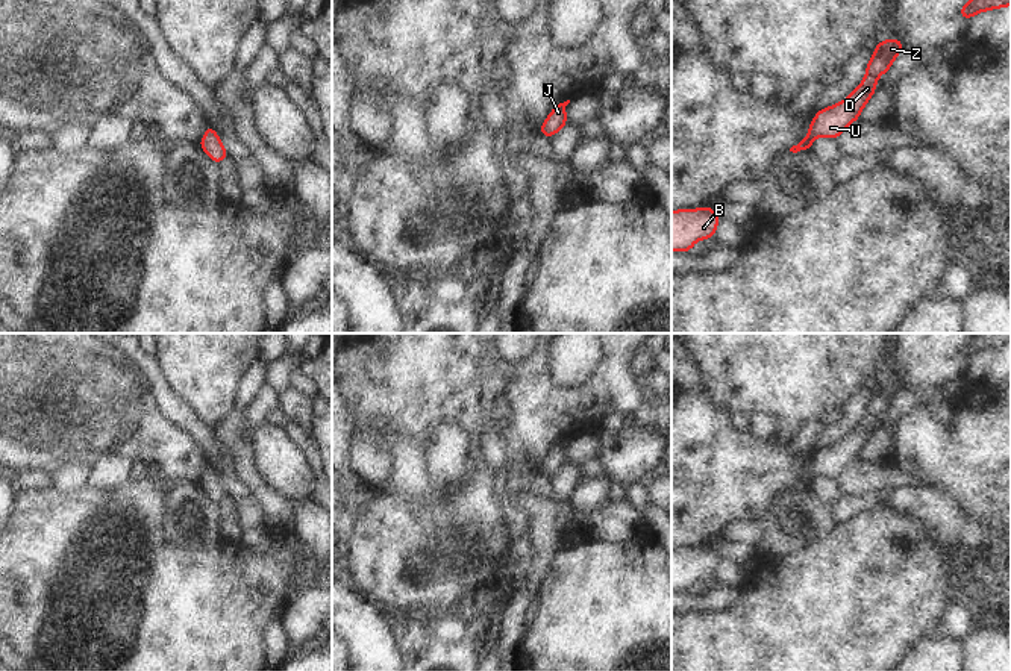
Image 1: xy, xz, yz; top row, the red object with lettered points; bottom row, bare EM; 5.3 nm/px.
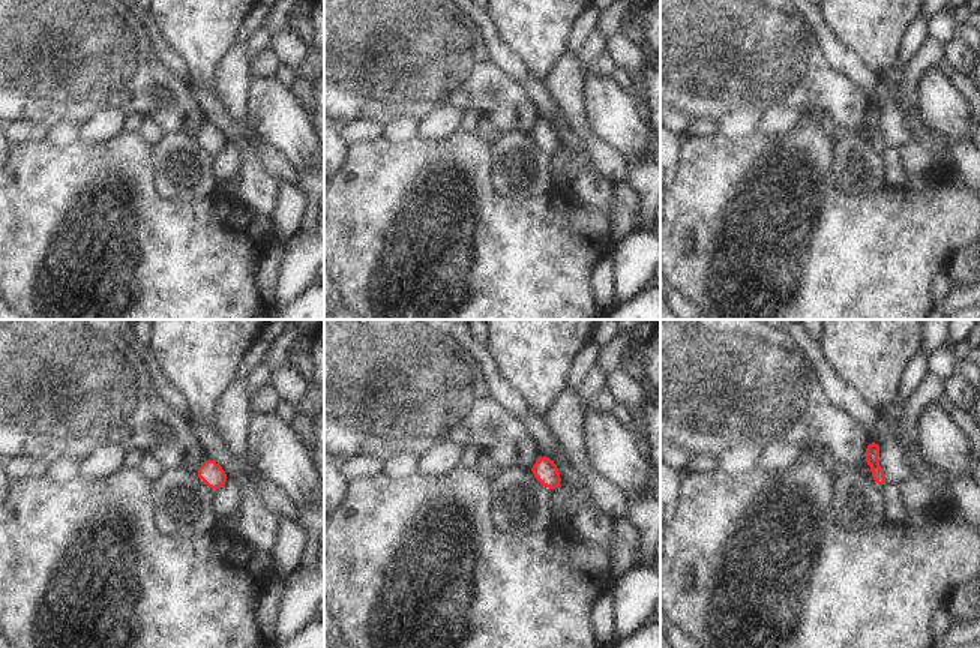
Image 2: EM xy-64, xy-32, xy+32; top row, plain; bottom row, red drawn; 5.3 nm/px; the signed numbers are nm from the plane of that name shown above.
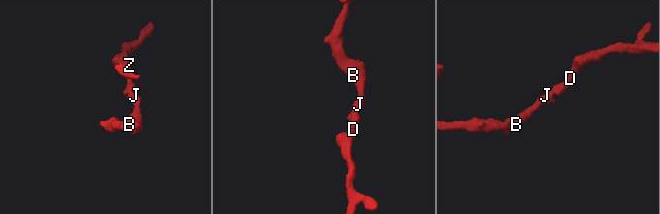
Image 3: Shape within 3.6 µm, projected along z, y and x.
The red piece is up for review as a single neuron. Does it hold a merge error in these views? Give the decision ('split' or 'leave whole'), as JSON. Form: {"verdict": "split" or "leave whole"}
{"verdict": "leave whole"}

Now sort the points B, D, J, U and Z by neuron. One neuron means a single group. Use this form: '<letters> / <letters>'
B D J U Z

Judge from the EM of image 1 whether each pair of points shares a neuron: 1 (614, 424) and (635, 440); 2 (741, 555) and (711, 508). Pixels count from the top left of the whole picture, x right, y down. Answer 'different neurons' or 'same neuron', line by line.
1: different neurons
2: different neurons

